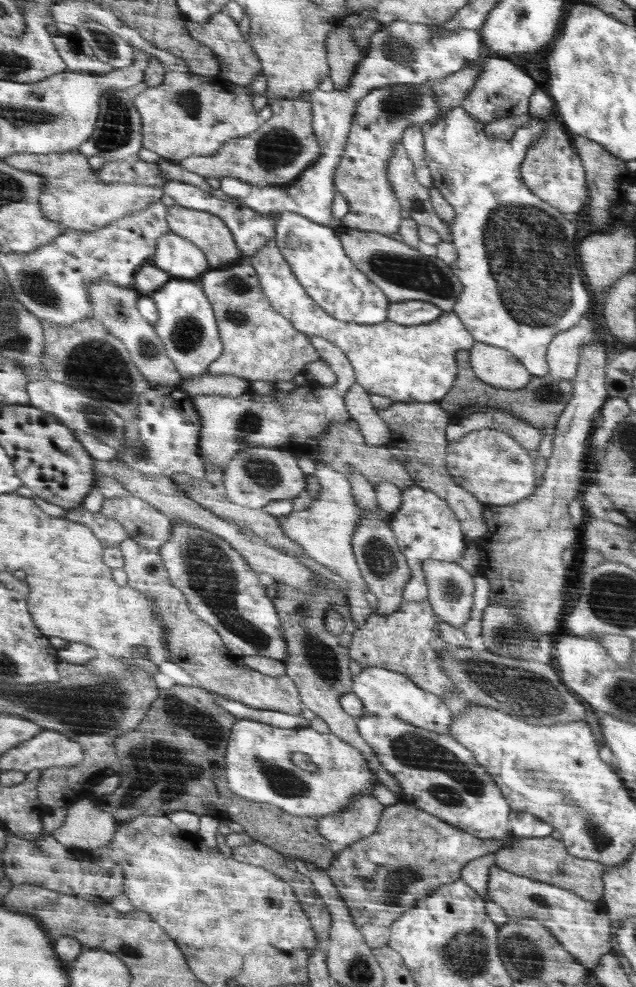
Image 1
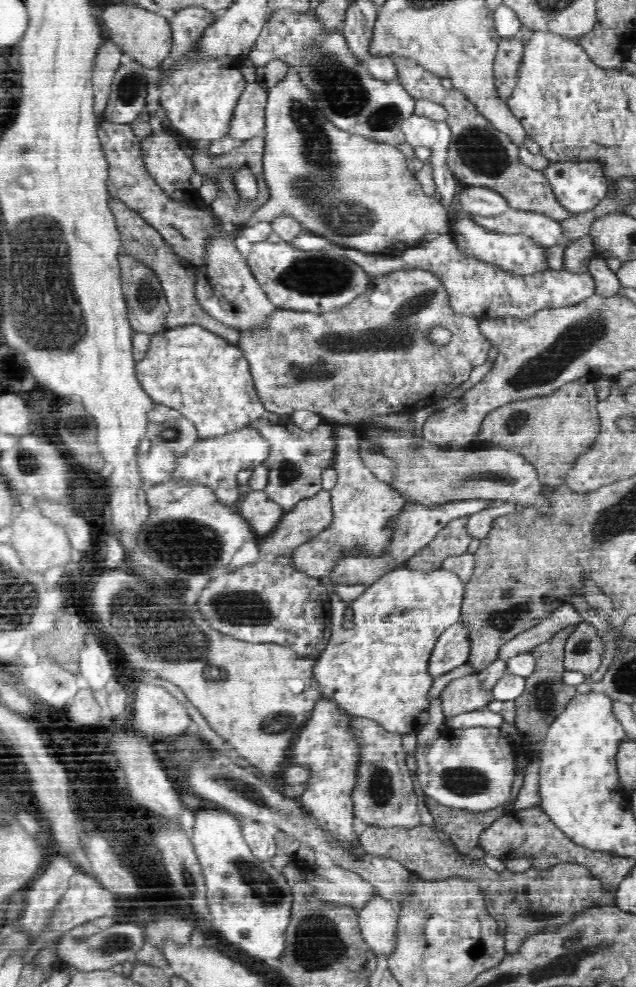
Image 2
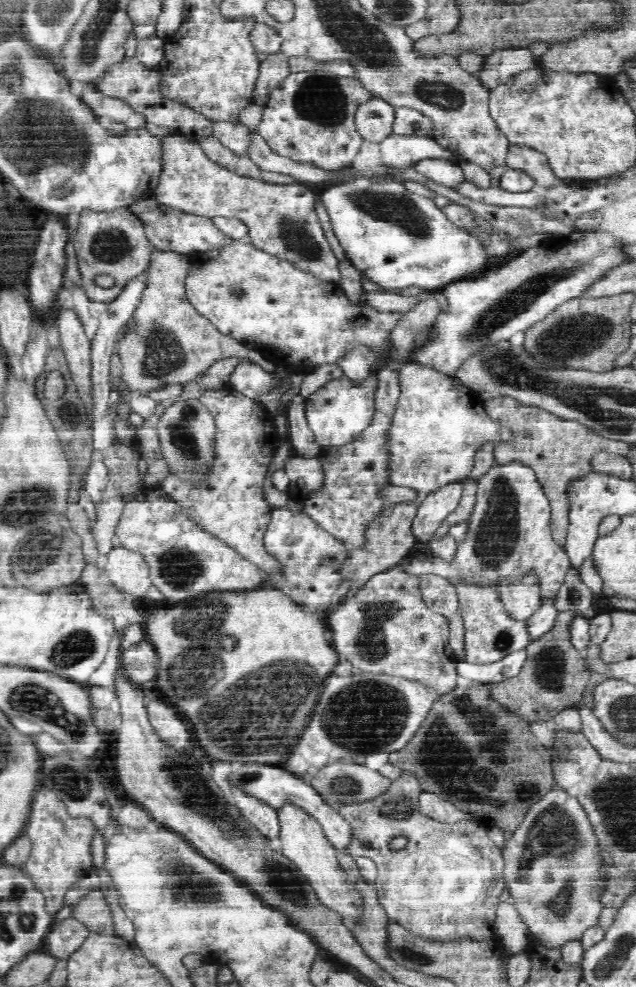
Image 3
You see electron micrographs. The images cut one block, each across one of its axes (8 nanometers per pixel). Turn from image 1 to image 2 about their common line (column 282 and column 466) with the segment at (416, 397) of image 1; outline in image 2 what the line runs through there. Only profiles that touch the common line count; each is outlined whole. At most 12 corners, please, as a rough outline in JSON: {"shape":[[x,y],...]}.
{"shape":[[449,233],[401,256],[341,249],[370,277],[436,273],[458,313],[521,319],[595,293],[589,272],[504,272]]}

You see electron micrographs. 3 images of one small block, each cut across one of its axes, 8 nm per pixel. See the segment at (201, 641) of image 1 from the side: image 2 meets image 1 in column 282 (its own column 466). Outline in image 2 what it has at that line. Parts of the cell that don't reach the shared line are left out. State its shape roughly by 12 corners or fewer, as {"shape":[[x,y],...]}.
{"shape":[[475,674],[450,682],[439,698],[445,717],[494,699]]}

